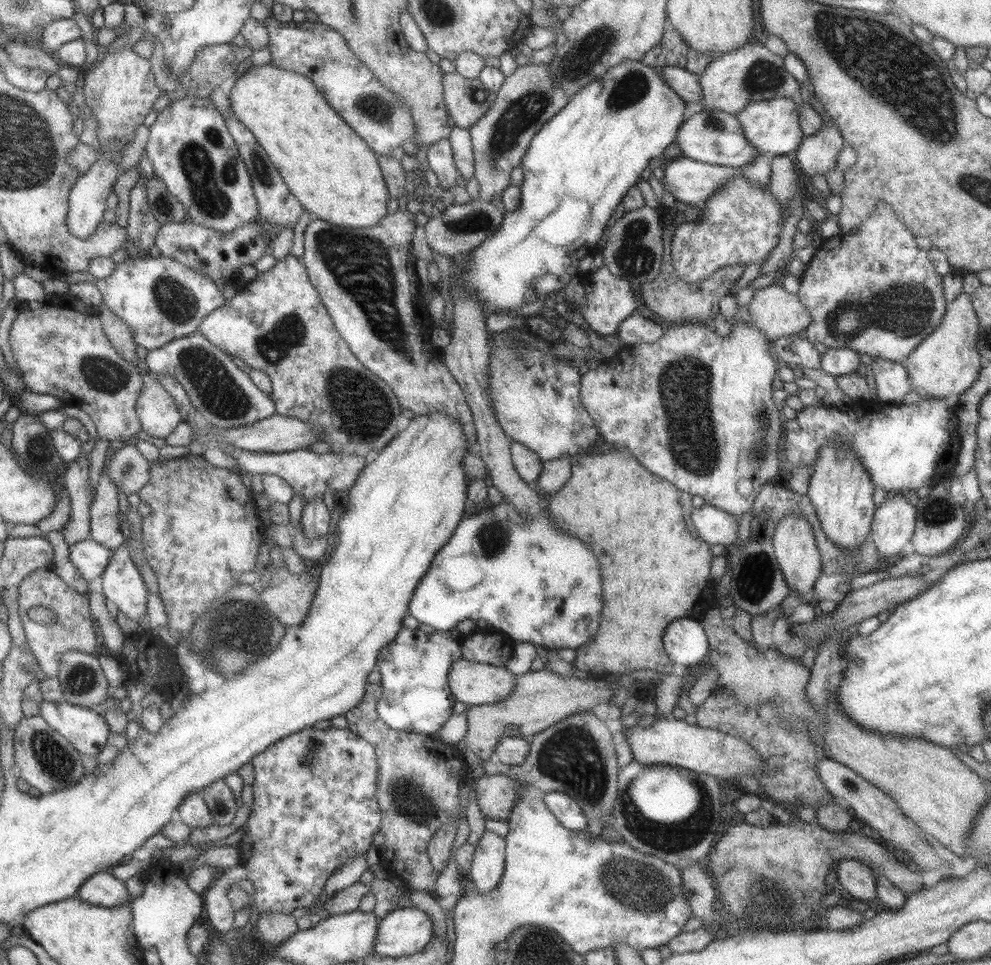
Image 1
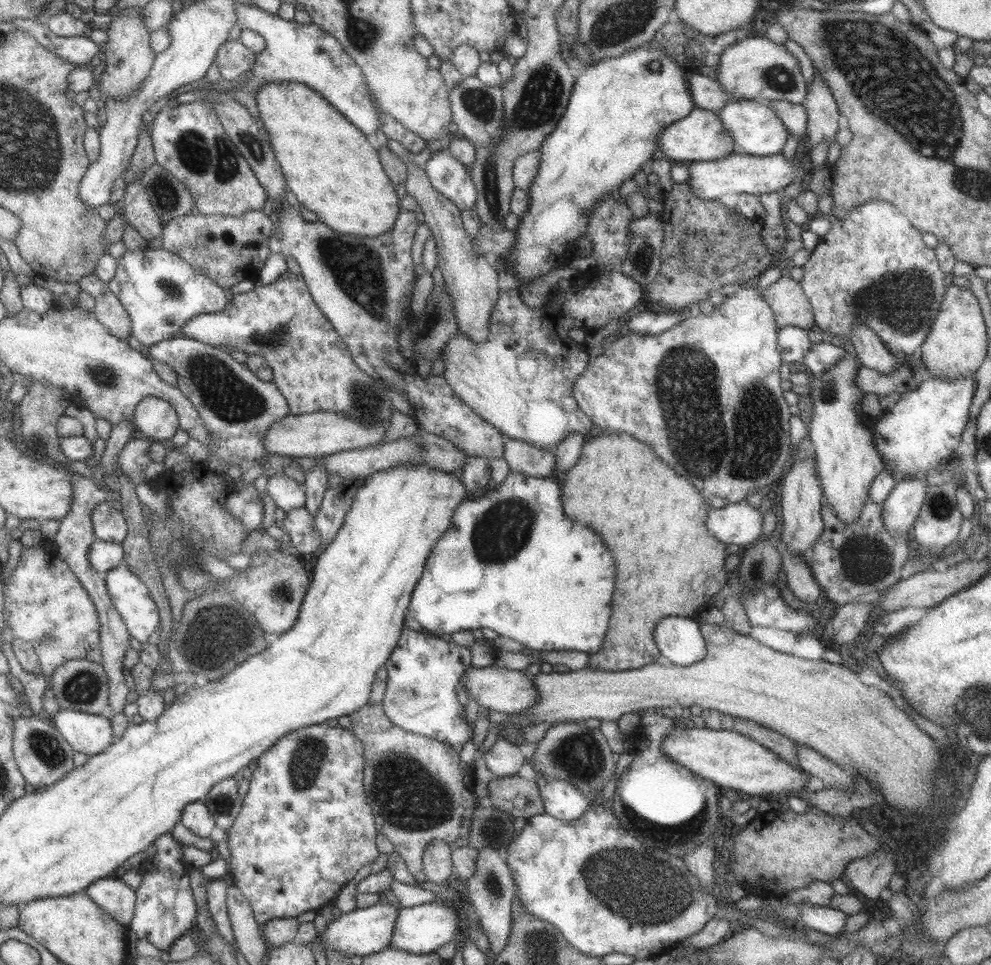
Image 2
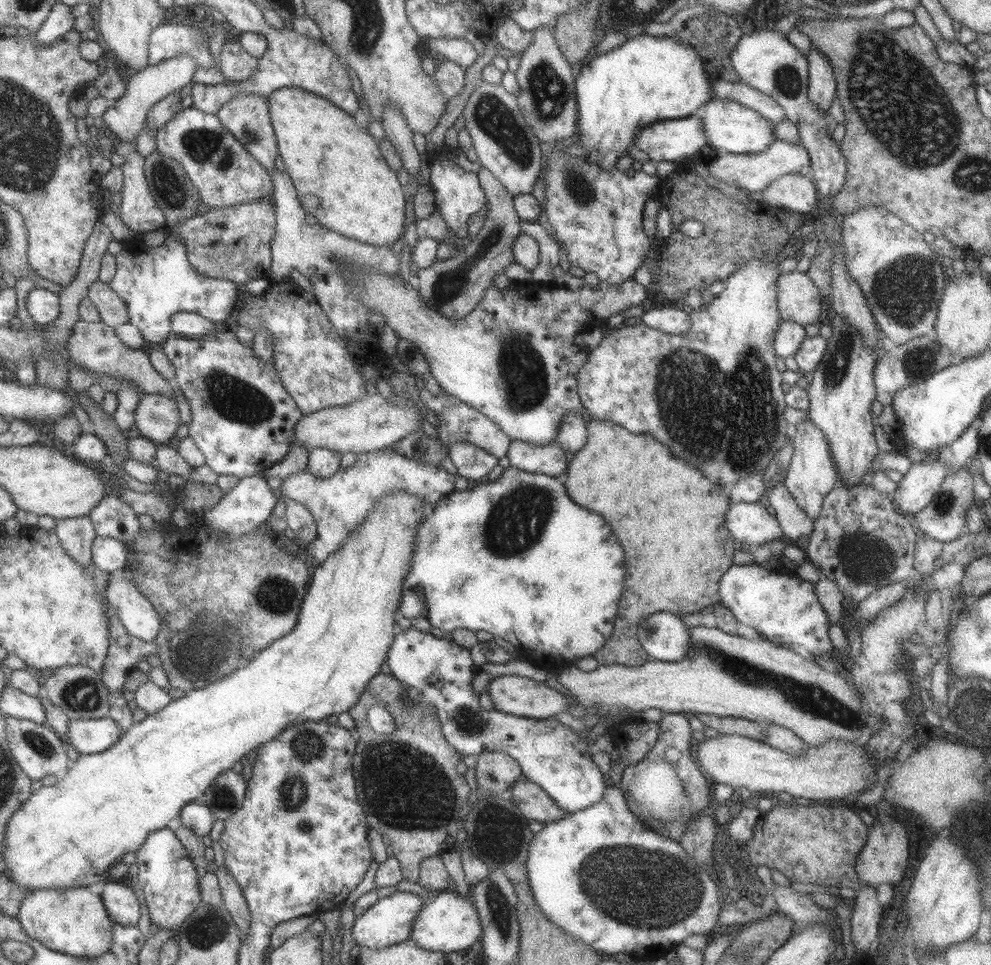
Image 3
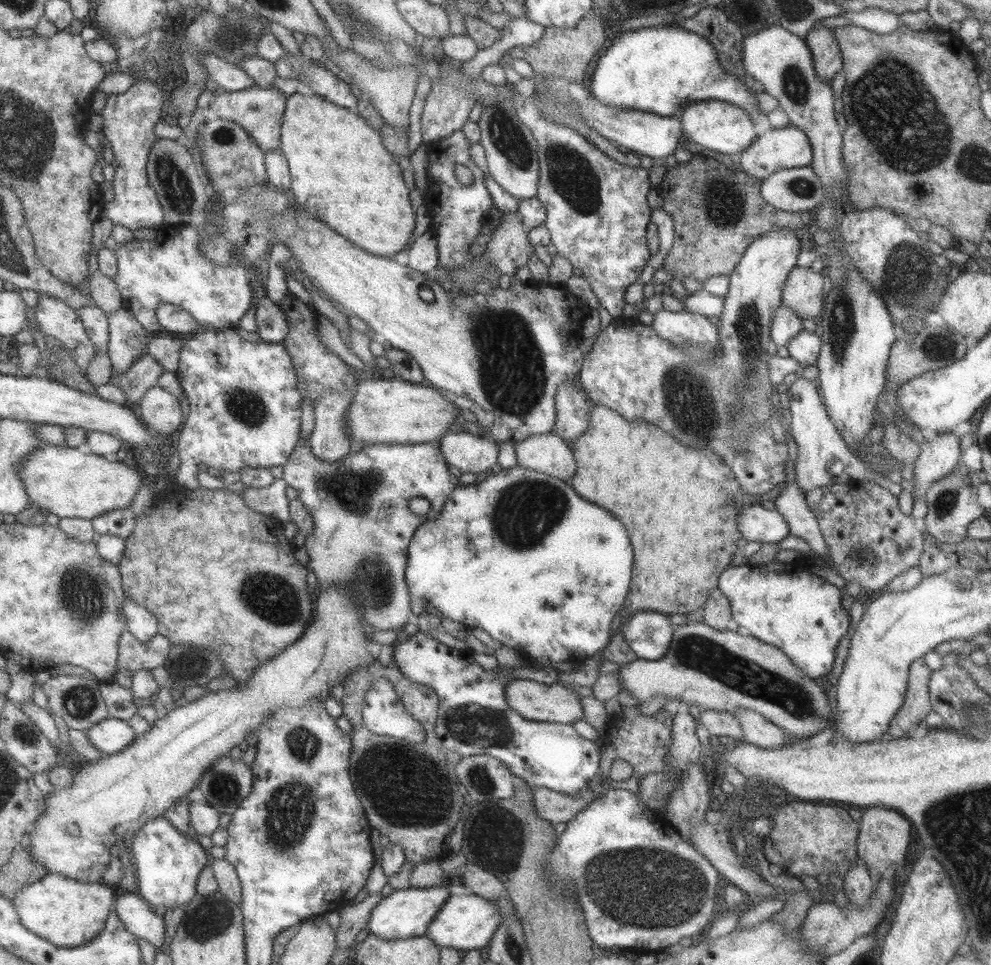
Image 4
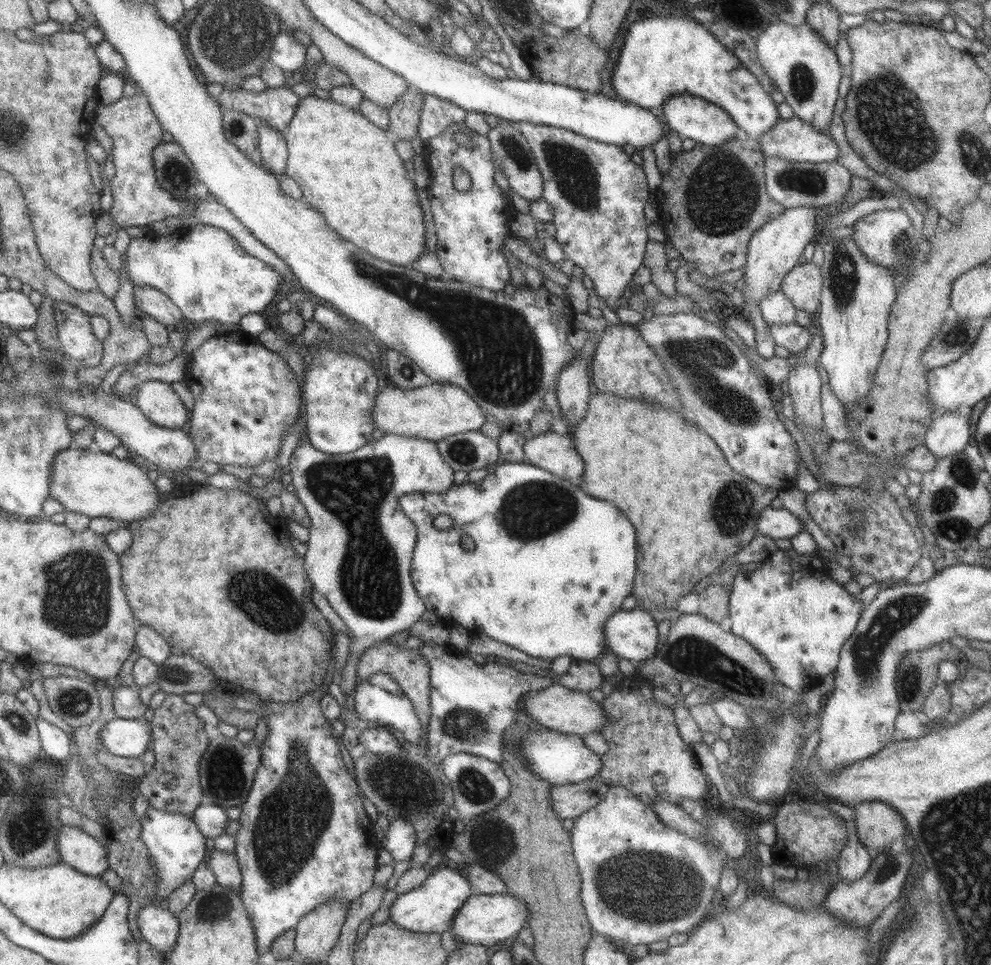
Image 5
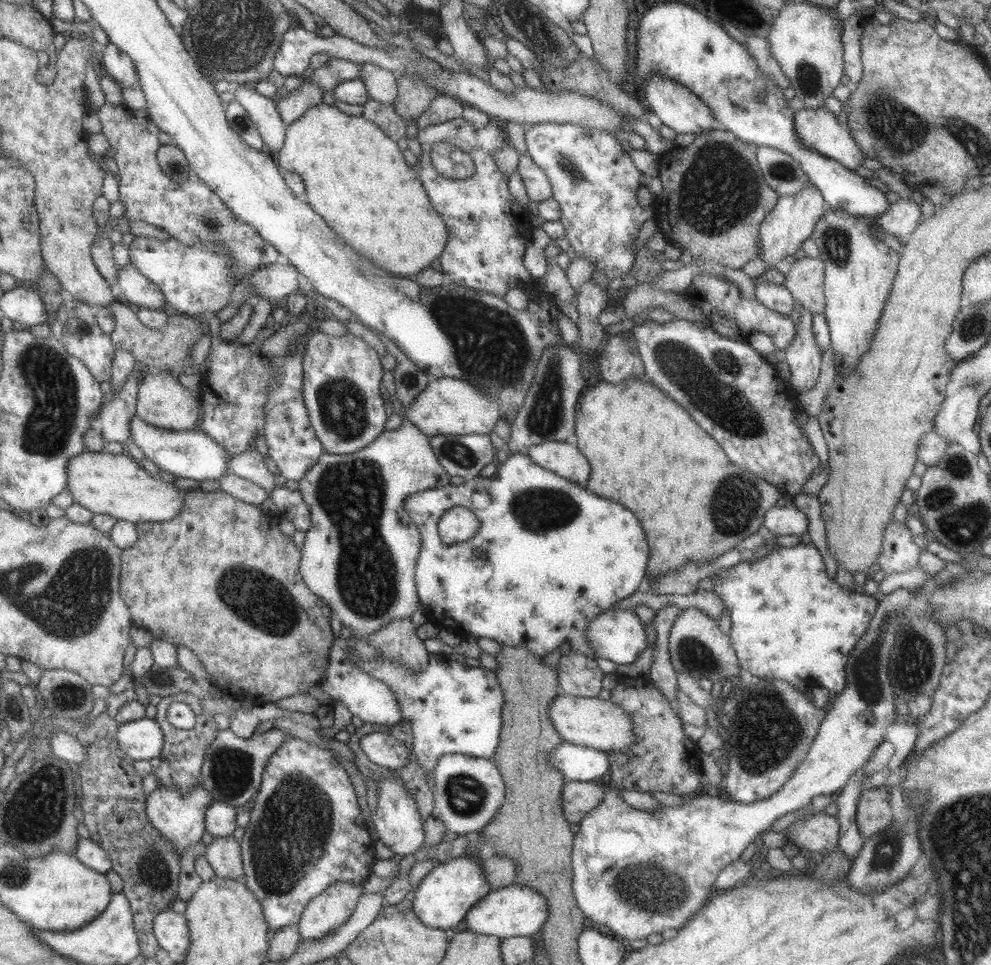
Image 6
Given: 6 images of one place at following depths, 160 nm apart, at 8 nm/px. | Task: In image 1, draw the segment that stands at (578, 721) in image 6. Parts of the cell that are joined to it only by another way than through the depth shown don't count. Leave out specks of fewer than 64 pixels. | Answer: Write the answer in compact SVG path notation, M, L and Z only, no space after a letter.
M459 657L449 665L447 682L455 701L468 705L495 704L509 696L514 674L503 666Z

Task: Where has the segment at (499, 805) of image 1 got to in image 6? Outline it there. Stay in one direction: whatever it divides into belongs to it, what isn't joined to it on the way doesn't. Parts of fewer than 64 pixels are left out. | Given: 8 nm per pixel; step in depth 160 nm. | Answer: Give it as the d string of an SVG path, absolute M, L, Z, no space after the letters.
M565 781L561 790L561 807L568 823L578 823L586 812L603 800L604 787L589 782Z

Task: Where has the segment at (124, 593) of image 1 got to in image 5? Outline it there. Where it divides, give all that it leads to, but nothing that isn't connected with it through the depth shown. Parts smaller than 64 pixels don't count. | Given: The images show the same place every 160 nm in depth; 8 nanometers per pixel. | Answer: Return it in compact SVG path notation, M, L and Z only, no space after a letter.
M137 624L134 634L134 645L138 648L138 654L152 660L156 665L169 661L168 642L150 626Z

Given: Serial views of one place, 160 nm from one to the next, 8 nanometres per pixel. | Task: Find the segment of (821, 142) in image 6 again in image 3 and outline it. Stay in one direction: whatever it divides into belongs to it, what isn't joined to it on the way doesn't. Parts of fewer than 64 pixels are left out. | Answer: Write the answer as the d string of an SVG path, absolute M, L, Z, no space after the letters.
M776 137L772 140L767 150L763 152L753 152L745 154L726 153L724 156L716 156L712 159L706 159L705 162L708 176L719 178L723 182L744 189L746 192L761 192L767 188L774 180L777 180L784 174L800 174L801 176L809 175L810 160L808 152L800 143L793 145L780 141Z

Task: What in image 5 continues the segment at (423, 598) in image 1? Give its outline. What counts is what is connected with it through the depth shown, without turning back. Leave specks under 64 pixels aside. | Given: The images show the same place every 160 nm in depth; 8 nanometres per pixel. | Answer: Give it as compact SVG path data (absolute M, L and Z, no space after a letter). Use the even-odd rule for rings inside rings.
M525 461L494 464L489 472L477 483L470 481L461 484L452 484L445 492L437 493L411 493L399 497L398 503L405 516L413 522L416 529L416 543L412 550L410 562L410 579L412 580L417 596L423 601L425 611L437 615L439 622L447 628L459 625L466 628L472 636L485 634L497 642L503 642L521 650L528 656L552 661L557 656L569 656L571 659L593 661L606 646L603 627L606 619L616 610L619 610L625 596L630 596L635 576L635 532L633 526L629 526L629 520L613 508L613 504L607 504L603 500L593 500L591 496L583 494L574 481L568 481L550 472L537 468ZM437 514L446 514L453 521L449 530L436 530L432 520ZM575 524L575 526L573 526ZM563 528L569 528L569 542ZM461 536L470 536L473 540L473 550L461 548ZM553 536L553 538L551 538ZM553 556L553 558L549 558Z

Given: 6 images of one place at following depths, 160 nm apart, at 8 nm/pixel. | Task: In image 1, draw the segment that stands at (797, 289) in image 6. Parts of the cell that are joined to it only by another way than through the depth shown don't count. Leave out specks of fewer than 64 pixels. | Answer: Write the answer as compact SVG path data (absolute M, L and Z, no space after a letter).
M776 284L755 290L747 312L748 324L763 331L769 342L790 334L802 334L810 322L810 315L797 294L788 294L783 286Z

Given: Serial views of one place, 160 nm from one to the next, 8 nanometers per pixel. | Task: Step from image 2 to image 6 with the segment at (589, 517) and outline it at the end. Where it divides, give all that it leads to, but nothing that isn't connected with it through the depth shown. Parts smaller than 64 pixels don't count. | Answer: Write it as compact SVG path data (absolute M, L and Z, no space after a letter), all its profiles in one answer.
M627 378L627 381L623 381L617 385L611 385L601 381L597 384L597 387L586 387L581 394L575 411L577 412L574 420L574 434L577 439L576 447L587 459L587 462L591 464L591 474L589 474L586 484L587 490L593 492L593 494L597 494L597 496L601 496L601 498L609 498L609 500L619 502L619 504L623 504L627 510L631 510L631 512L635 514L635 518L637 518L639 524L643 526L643 532L645 532L645 538L647 538L647 544L649 544L649 556L645 571L645 576L647 576L648 580L656 580L656 578L663 576L669 570L677 570L685 566L688 562L705 564L725 554L725 552L731 550L731 548L739 544L743 539L758 532L762 527L765 512L771 507L775 507L775 502L783 495L780 490L777 490L772 484L765 482L765 480L760 479L746 470L741 470L741 467L729 462L726 454L717 444L717 441L713 440L713 438L709 438L709 436L691 420L691 416L681 410L679 404L675 404L675 401L669 399L665 393L657 389L657 387L648 380Z

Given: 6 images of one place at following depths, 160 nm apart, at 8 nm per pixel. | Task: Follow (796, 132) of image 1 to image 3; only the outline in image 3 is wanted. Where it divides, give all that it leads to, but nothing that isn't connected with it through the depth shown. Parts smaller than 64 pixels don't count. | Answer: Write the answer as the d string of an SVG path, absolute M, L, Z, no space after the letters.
M713 98L708 101L702 120L704 135L709 146L714 149L723 148L728 153L745 154L763 152L770 146L773 136L773 124L765 120L752 108L741 106L737 102L725 98Z

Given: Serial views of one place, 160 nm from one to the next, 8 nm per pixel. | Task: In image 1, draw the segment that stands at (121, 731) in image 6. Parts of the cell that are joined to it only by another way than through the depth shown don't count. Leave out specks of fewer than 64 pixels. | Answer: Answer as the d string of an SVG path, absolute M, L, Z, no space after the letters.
M42 700L38 715L81 755L96 756L105 746L110 734L104 718L95 709L65 700Z

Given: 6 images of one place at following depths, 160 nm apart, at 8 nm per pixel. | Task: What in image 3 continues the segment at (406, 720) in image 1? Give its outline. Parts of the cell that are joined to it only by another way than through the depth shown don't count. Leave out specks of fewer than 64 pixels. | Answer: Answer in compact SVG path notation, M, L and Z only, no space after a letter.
M397 627L386 662L390 675L404 688L402 696L413 704L413 710L409 711L434 710L443 739L460 756L503 752L517 762L525 779L537 784L567 814L601 801L608 782L603 781L603 774L591 761L589 746L574 730L552 718L529 719L479 707L478 697L471 689L471 678L477 666L464 647L436 632L425 634L413 627Z

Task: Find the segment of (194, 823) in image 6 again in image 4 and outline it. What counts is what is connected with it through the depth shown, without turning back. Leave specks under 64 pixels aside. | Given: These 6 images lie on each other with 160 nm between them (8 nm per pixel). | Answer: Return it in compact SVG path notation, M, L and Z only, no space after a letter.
M164 816L148 820L134 834L131 842L134 867L135 892L151 908L177 908L187 906L196 894L196 882L201 870L207 864L207 853L197 843L195 836L185 836L177 832Z

